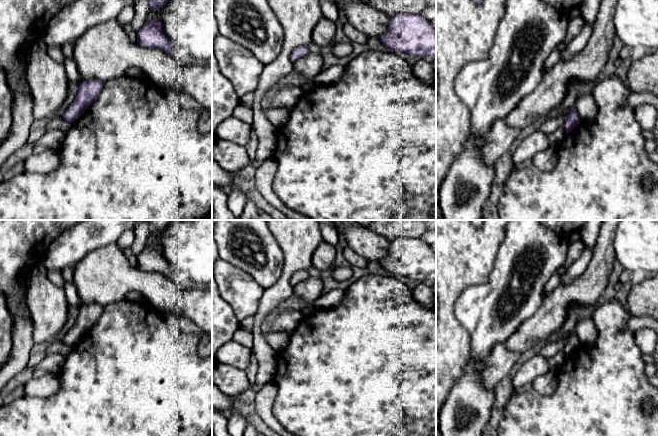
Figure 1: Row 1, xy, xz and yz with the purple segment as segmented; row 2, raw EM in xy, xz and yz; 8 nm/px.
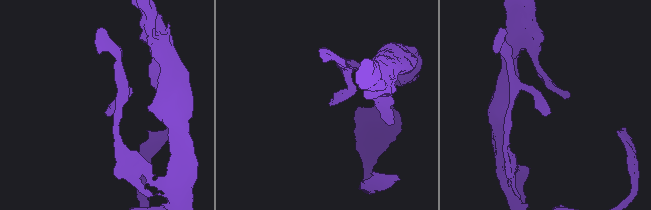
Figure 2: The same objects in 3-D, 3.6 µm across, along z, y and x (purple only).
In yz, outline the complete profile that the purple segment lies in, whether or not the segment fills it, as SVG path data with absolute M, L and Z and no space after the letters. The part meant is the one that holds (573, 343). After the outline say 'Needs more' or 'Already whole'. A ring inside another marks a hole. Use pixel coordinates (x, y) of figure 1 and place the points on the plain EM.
M572 331L565 336L568 337L568 341L564 346L563 352L567 357L569 357L578 350L581 344L575 331Z. Already whole

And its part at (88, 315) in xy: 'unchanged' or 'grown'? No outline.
unchanged

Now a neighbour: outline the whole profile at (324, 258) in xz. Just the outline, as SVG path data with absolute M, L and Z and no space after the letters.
M323 241L313 254L313 266L320 271L332 270L335 267L336 254L336 247Z

